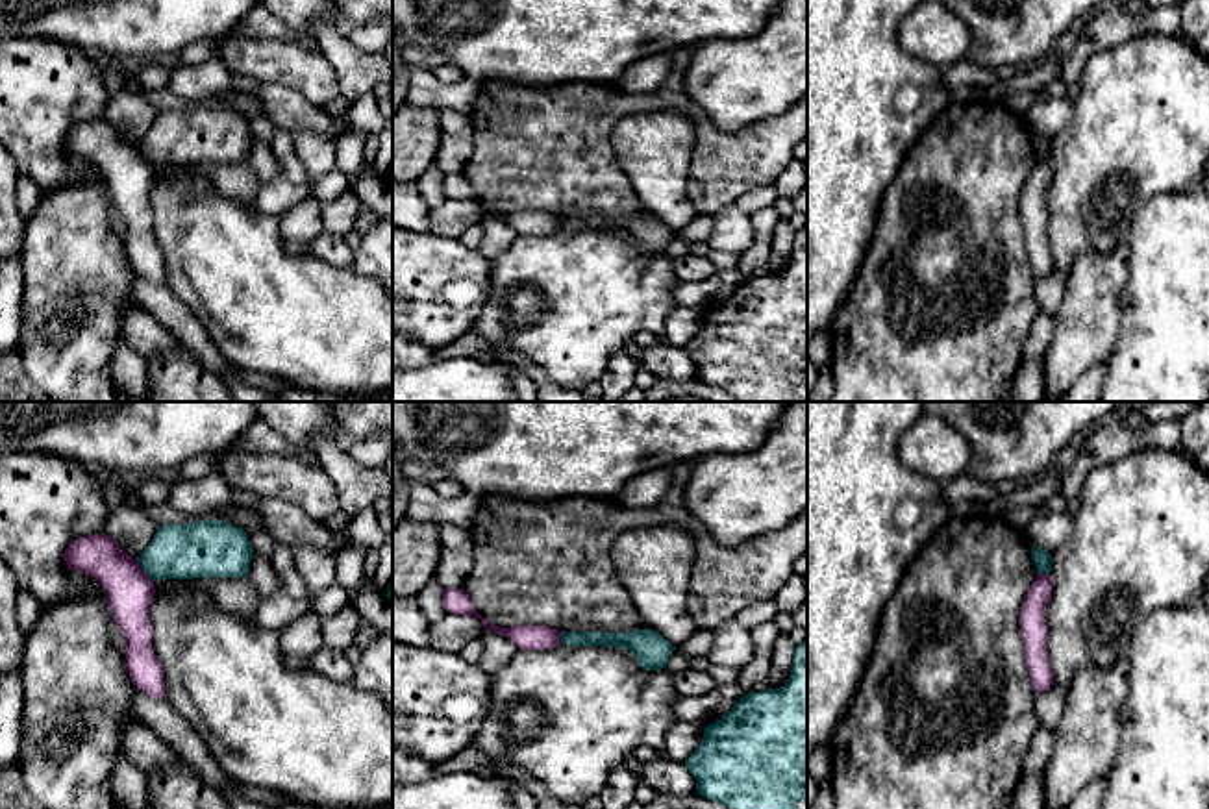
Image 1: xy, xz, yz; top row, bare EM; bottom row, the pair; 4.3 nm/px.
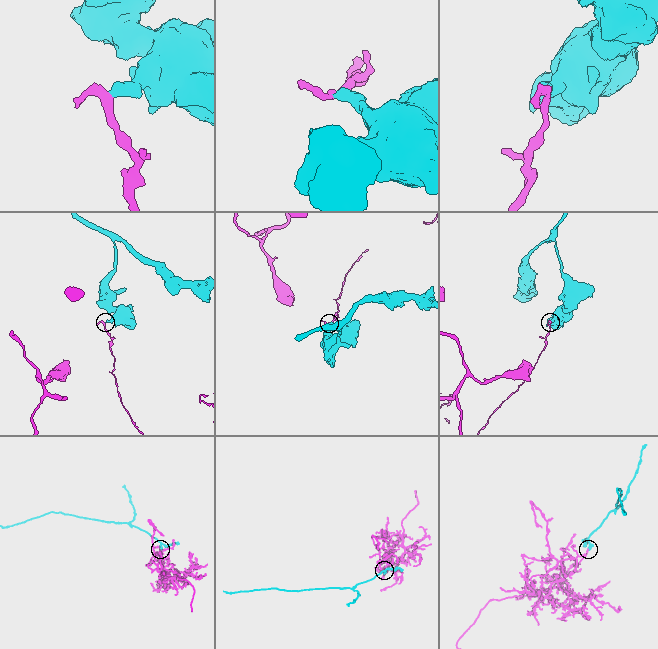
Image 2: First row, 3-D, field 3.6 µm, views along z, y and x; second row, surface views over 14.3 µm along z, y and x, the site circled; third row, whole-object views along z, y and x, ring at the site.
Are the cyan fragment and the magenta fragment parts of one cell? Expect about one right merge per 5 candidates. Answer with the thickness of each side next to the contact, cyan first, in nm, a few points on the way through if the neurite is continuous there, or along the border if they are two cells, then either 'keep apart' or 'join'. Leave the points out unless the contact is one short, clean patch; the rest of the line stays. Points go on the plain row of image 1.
240/200 nm | along xy (136, 145), (152, 167) | keep apart

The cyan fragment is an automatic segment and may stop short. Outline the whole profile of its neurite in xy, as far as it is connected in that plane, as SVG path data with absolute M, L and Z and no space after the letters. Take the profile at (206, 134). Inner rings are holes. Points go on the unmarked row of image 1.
M222 106L159 111L137 144L152 167L246 163L254 133L248 118Z

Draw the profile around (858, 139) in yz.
M807 0L807 341L818 331L829 333L833 317L859 274L887 187L928 122L952 104L953 89L946 85L944 72L909 56L898 44L898 24L918 2L920 0ZM902 85L915 85L922 91L920 107L909 115L902 115L894 106L894 94Z

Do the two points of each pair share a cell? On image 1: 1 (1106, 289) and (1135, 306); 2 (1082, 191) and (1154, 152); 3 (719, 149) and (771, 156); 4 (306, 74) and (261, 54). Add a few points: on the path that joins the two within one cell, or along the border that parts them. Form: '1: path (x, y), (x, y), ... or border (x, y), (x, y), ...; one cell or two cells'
1: border (1128, 256), (1121, 334), (1115, 341); two cells
2: path (1100, 173), (1121, 152), (1135, 152); one cell
3: path (732, 156), (758, 156); one cell
4: path (295, 63), (273, 60); one cell

